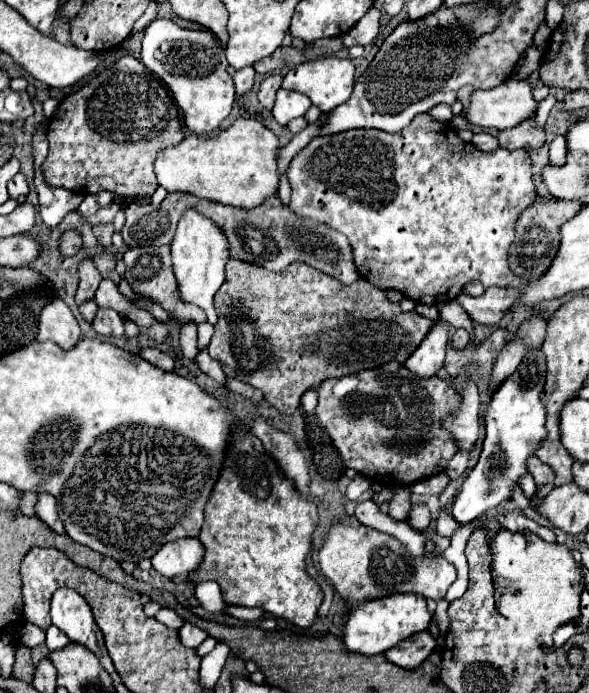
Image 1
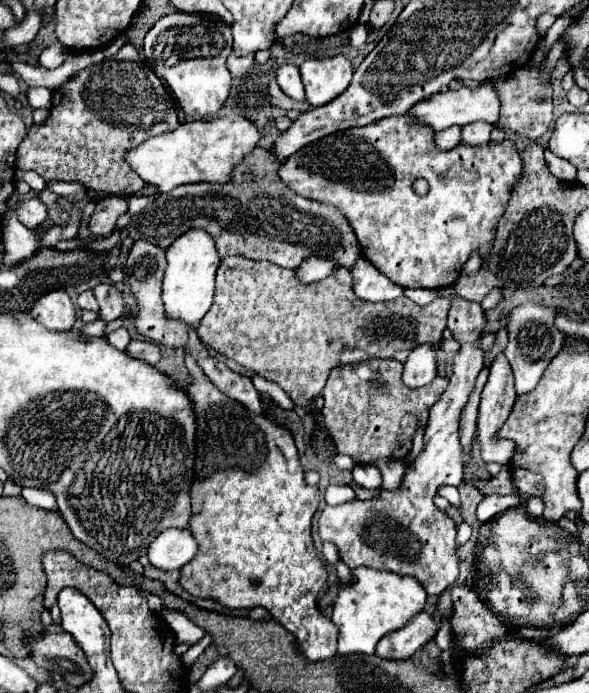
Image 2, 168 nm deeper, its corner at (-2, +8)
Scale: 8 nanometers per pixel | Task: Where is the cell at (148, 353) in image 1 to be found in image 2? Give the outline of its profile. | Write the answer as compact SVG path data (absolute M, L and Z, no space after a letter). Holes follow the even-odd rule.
M130 341L130 345L126 347L126 355L138 359L138 361L144 361L148 365L156 365L160 361L160 351L154 343L148 343L148 341Z

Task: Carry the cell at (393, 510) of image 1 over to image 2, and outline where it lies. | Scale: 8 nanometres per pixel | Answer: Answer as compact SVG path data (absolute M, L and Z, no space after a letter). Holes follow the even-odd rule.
M378 459L378 461L372 461L370 465L378 467L380 473L382 473L382 487L384 489L398 489L400 483L402 483L402 477L404 477L404 471L406 471L406 465L402 461L392 461L392 459Z

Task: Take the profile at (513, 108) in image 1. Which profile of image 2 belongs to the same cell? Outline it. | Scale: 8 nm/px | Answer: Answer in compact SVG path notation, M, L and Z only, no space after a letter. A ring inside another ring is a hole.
M482 83L476 89L470 89L470 87L460 87L456 91L448 89L446 93L436 93L436 95L430 95L428 99L418 101L416 105L412 105L406 111L406 115L420 121L420 125L432 127L434 131L444 131L452 125L462 127L462 125L468 125L468 123L474 123L474 121L496 123L498 121L498 95L494 93L494 89L490 89L488 83Z

